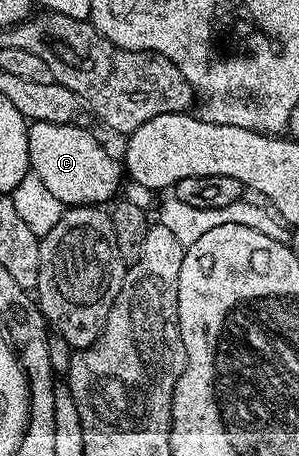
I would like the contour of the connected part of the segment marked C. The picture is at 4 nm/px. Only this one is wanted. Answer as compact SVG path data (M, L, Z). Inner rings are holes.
M31 122L27 127L27 135L30 171L37 175L53 196L63 202L64 207L107 204L116 197L114 194L119 190L119 174L121 178L121 166L116 155L114 158L79 124L66 126L52 122Z

